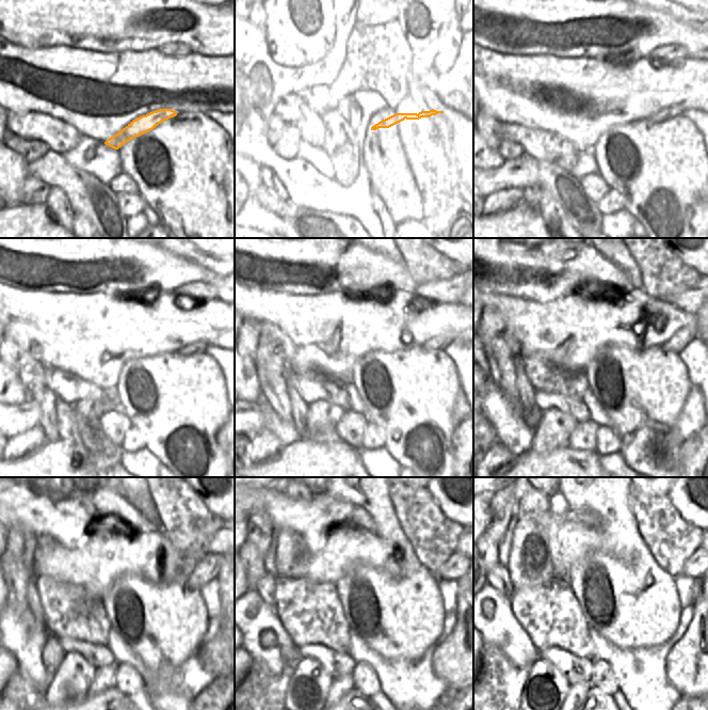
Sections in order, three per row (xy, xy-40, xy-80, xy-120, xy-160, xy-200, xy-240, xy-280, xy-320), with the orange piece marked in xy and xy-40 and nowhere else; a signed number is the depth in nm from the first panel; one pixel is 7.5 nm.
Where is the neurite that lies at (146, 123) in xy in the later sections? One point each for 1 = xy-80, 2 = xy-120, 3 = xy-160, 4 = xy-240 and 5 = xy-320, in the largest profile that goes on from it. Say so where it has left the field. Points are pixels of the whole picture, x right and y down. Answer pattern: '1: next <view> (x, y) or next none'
1: next xy-80 (668, 112)
2: next xy-120 (196, 347)
3: next xy-160 (437, 343)
4: next xy-240 (208, 568)
5: next xy-320 (690, 569)

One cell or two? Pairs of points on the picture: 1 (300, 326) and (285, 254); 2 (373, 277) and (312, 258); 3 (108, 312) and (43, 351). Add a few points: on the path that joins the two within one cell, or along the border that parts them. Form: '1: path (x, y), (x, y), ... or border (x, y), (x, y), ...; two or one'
1: border (269, 292), (319, 294); two
2: path (358, 270), (341, 266), (337, 262), (327, 262); one
3: path (92, 328), (86, 333), (61, 333), (59, 335); one

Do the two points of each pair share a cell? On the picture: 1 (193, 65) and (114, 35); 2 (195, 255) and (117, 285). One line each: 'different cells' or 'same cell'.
1: different cells
2: different cells

